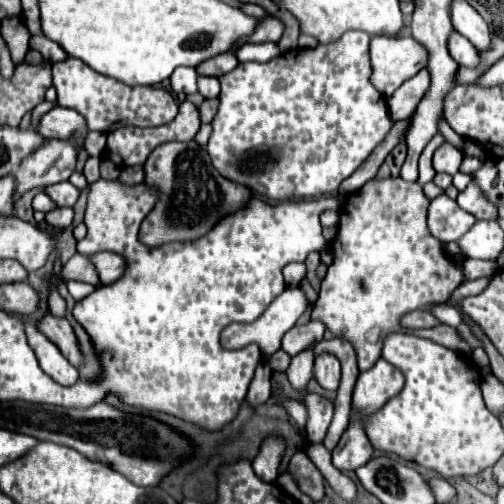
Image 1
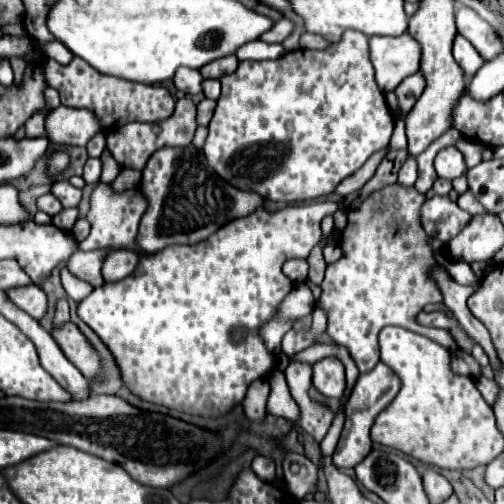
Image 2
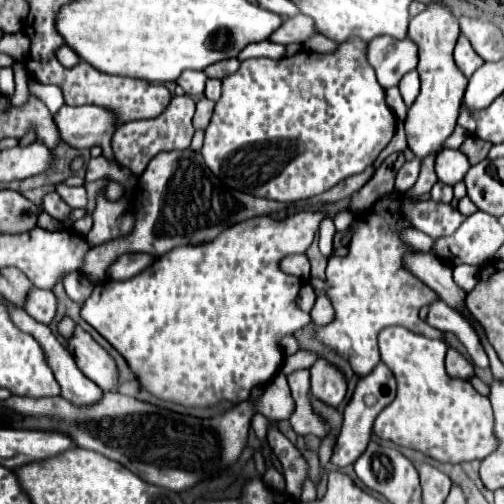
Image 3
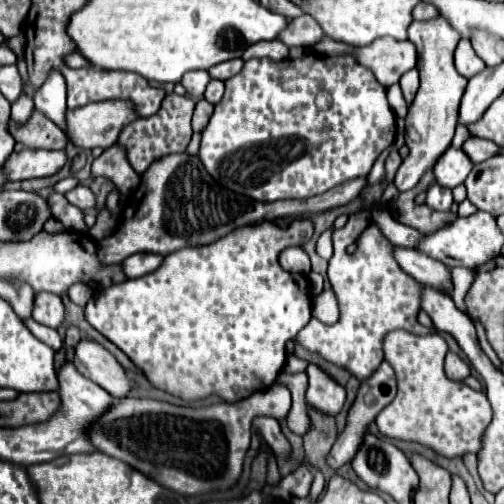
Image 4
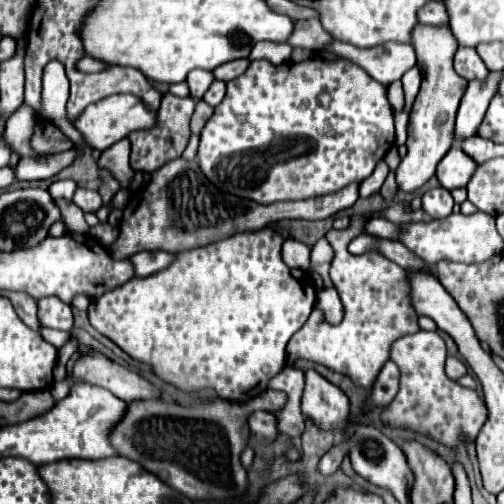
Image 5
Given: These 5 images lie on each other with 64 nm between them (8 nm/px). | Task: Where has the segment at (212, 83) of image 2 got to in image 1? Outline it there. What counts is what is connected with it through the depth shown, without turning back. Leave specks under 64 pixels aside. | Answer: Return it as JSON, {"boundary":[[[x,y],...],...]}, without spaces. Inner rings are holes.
{"boundary":[[[200,76],[200,80],[198,80],[198,92],[204,98],[216,98],[220,94],[220,82],[218,82],[218,78],[212,78],[212,76],[204,78],[204,76]]]}

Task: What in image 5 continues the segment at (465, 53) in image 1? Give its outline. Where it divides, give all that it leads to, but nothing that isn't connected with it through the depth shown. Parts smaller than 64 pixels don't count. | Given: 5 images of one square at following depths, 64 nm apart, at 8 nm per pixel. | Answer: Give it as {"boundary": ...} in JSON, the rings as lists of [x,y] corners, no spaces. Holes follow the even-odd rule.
{"boundary":[[[458,48],[454,54],[454,70],[466,80],[484,80],[488,76],[488,68],[478,56],[474,48]]]}

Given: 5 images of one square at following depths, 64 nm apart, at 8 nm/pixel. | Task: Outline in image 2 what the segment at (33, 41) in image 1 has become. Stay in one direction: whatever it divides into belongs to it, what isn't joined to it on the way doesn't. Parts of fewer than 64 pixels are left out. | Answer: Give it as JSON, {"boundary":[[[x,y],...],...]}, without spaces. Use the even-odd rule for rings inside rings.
{"boundary":[[[52,40],[52,42],[44,44],[44,46],[42,46],[42,52],[44,52],[48,58],[54,58],[54,60],[60,62],[60,64],[68,64],[68,62],[74,58],[72,52],[70,52],[62,42],[58,42],[58,40]]]}

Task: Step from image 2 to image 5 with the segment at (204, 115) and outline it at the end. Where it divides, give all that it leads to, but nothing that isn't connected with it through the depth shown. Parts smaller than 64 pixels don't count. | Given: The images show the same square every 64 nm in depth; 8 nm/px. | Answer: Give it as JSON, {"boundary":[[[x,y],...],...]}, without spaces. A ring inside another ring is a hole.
{"boundary":[[[198,100],[198,102],[196,102],[196,110],[194,110],[194,116],[192,116],[192,124],[190,124],[192,134],[200,134],[200,132],[202,132],[204,124],[206,124],[208,118],[212,116],[212,112],[214,112],[214,108],[208,106],[204,100]]]}

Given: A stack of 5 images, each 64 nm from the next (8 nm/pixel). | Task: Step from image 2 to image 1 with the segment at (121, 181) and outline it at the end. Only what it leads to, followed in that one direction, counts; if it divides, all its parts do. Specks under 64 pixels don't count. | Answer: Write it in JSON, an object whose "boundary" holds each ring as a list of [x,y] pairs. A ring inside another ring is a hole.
{"boundary":[[[134,166],[134,168],[124,168],[120,172],[120,180],[126,184],[140,184],[144,180],[144,168],[142,166]]]}

